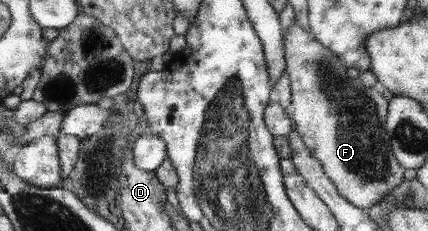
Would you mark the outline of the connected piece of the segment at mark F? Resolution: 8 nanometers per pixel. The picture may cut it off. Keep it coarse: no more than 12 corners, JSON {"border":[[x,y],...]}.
{"border":[[295,21],[288,115],[364,211],[399,186],[387,101]]}

